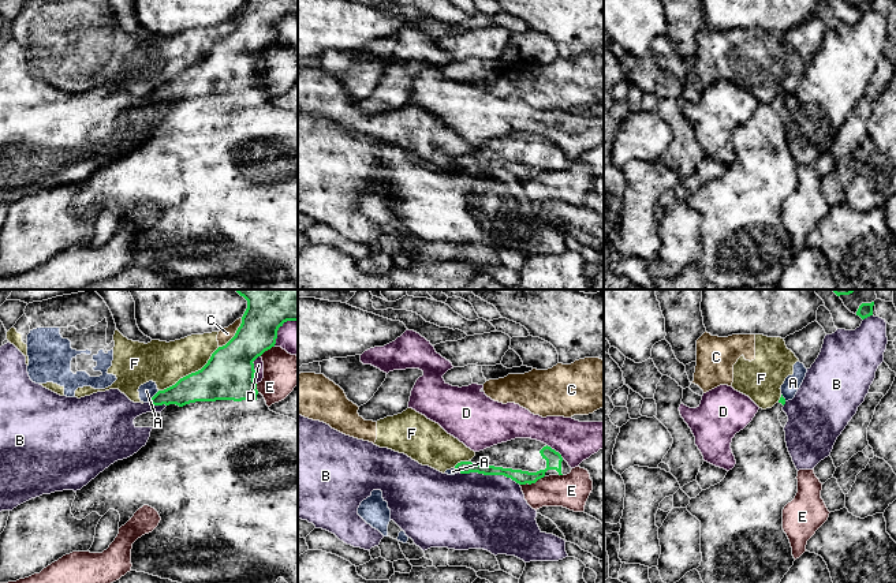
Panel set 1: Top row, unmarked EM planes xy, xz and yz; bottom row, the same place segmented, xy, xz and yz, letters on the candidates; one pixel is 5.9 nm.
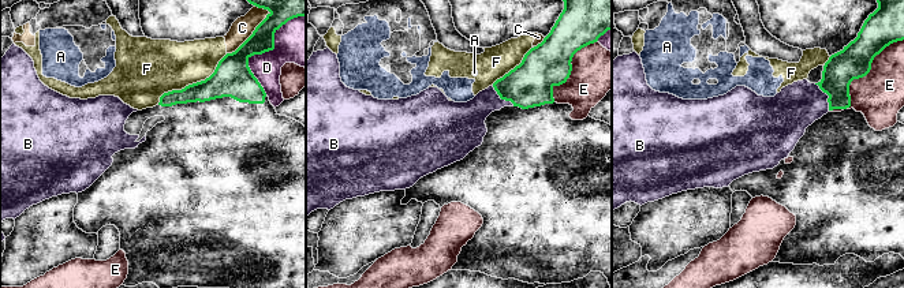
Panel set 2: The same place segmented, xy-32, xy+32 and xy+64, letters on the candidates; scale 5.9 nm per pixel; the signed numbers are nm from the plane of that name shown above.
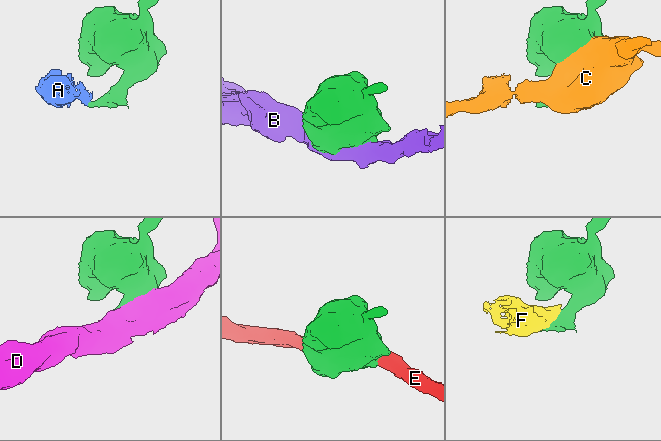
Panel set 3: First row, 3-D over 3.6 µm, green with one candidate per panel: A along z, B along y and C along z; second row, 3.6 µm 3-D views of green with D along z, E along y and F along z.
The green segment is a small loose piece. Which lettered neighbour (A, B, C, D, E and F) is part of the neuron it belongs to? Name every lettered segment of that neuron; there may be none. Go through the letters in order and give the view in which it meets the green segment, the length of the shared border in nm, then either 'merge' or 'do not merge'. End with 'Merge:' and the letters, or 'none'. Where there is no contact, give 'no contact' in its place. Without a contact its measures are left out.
A: contact in xy; length 100 nm; do not merge
B: contact in xz; length 380 nm; do not merge
C: contact in xy; length 220 nm; do not merge
D: contact in xy; length 170 nm; do not merge
E: contact in xz; length 160 nm; do not merge
F: contact in xy; length 440 nm; do not merge
Merge: none

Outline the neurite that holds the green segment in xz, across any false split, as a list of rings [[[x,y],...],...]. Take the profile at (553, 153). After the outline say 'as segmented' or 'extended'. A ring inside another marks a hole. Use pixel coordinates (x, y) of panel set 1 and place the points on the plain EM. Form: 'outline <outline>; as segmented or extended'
outline [[[515,132],[475,146],[471,154],[458,157],[455,164],[460,168],[504,169],[519,179],[531,179],[544,171],[567,169],[572,162],[559,146],[546,138],[531,132]]]; extended

